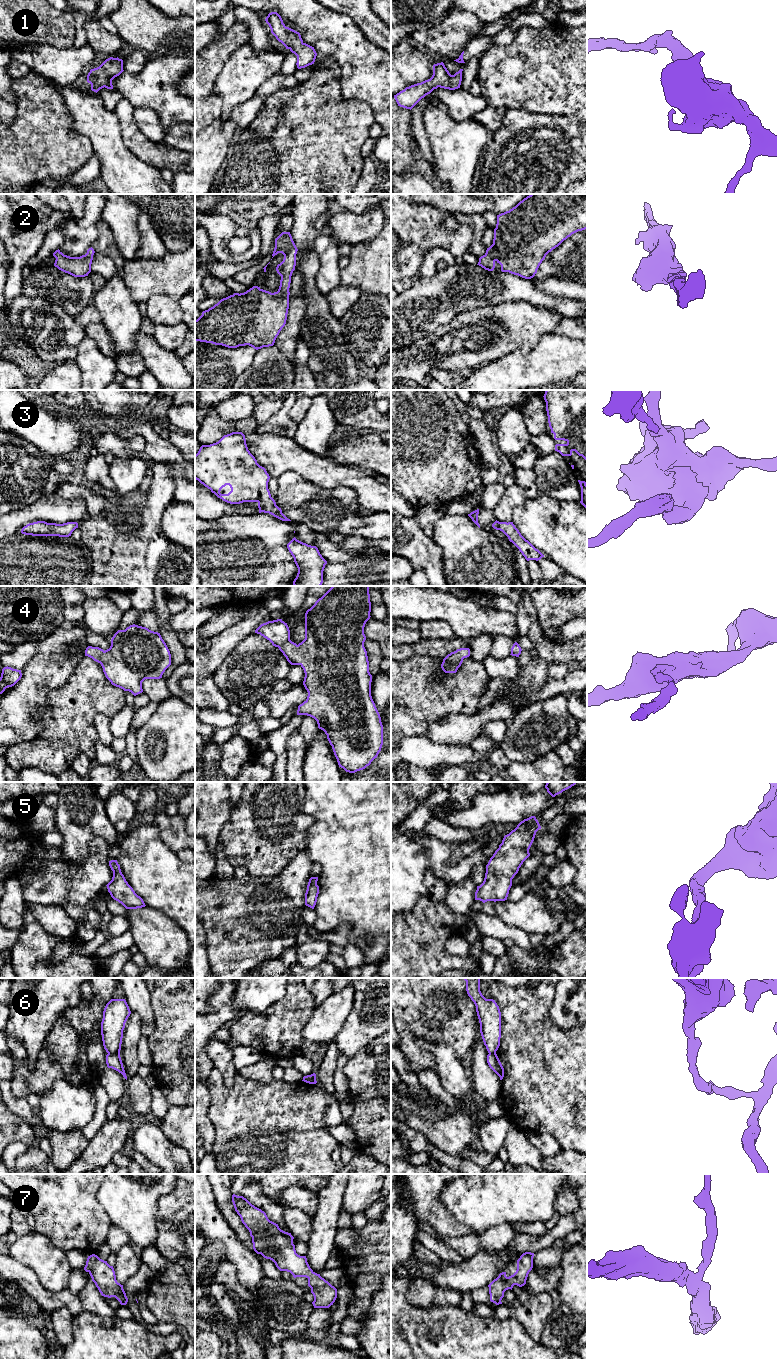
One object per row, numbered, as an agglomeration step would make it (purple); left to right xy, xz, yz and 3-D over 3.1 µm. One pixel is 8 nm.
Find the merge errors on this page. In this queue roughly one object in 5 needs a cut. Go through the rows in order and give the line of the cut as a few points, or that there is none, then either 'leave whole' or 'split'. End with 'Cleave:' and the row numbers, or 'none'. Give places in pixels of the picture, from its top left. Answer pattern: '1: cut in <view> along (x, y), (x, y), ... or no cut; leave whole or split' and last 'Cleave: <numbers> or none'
1: no cut; leave whole
2: no cut; leave whole
3: no cut; leave whole
4: no cut; leave whole
5: no cut; leave whole
6: cut in xy along (108, 1052), (119, 1053); split
7: no cut; leave whole
Cleave: 6

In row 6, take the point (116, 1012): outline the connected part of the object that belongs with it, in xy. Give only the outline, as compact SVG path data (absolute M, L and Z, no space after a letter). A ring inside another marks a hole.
M111 999L103 1011L101 1035L107 1053L120 1053L123 1030L131 1011L125 999Z

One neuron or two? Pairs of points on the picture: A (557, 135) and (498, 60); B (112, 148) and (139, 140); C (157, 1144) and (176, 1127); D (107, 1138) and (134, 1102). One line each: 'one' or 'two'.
A: two
B: two
C: two
D: one

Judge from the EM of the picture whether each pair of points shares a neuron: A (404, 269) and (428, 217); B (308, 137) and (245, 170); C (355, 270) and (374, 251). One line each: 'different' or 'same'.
A: same
B: same
C: same

